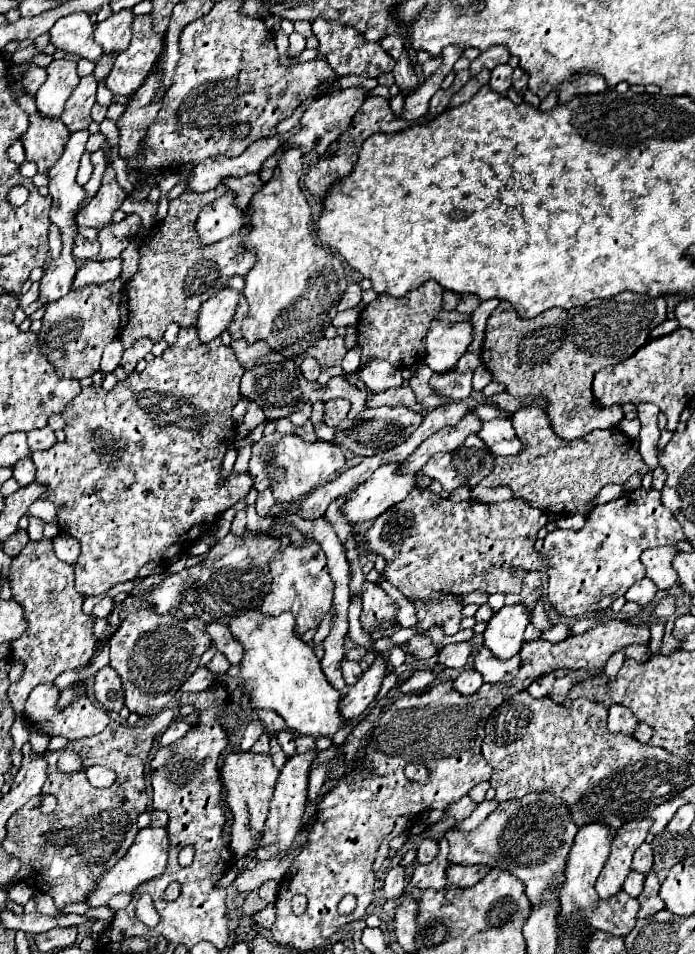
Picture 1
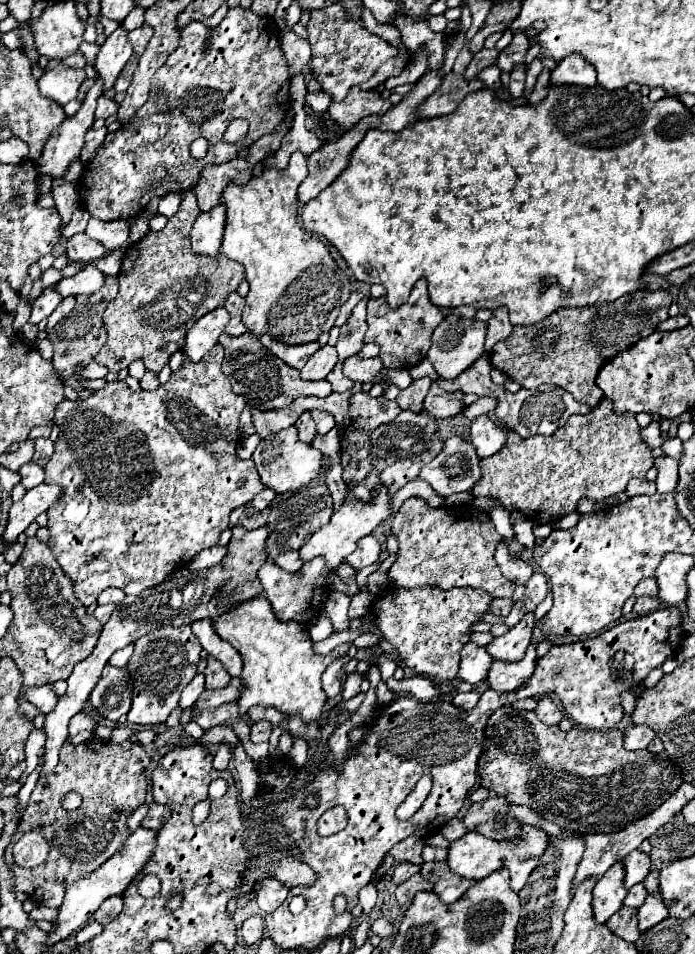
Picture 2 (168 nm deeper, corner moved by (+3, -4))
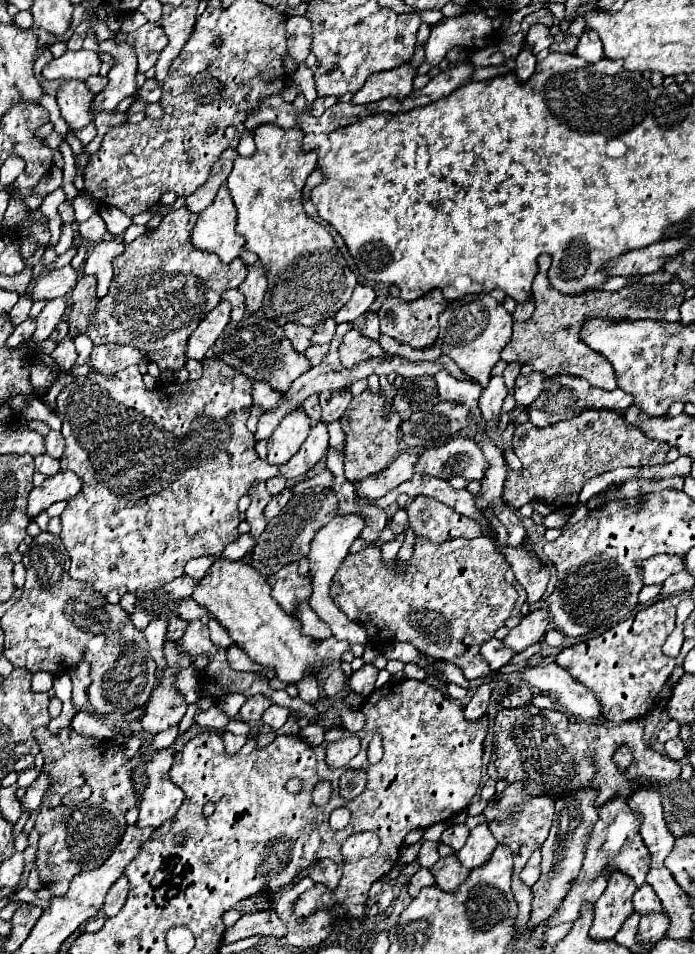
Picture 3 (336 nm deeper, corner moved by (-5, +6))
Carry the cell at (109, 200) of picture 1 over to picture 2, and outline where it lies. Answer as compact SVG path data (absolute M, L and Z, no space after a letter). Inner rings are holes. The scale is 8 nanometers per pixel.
M243 7L229 9L225 19L213 29L199 21L193 21L183 27L179 47L169 55L167 63L157 71L153 79L153 93L159 87L167 89L169 93L167 111L157 113L151 109L151 105L145 105L137 111L137 115L127 127L115 133L107 133L105 141L97 149L95 159L87 163L83 173L81 197L85 201L85 211L101 221L129 219L141 213L141 209L149 203L151 197L163 197L171 191L187 191L189 187L195 187L201 177L201 171L207 165L221 165L237 157L239 143L225 145L221 139L223 131L233 119L243 117L249 121L249 135L241 141L241 145L245 147L249 147L261 135L273 133L291 109L289 67L279 49L277 35L279 29L273 19L259 17ZM197 137L205 137L209 141L209 149L203 159L193 159L189 153L189 147Z

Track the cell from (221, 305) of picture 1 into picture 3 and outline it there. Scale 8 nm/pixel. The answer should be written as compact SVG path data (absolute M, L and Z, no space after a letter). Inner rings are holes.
M221 301L191 333L187 343L187 359L199 359L203 361L209 347L215 343L215 339L221 335L225 325L229 323L231 305L227 301Z

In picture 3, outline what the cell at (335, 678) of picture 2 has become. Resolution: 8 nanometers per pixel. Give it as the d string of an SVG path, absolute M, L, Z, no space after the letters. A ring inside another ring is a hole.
M341 669L333 671L333 673L325 679L325 683L323 683L323 691L325 691L327 697L333 697L333 695L341 693L343 687L345 687L345 675L343 675Z

